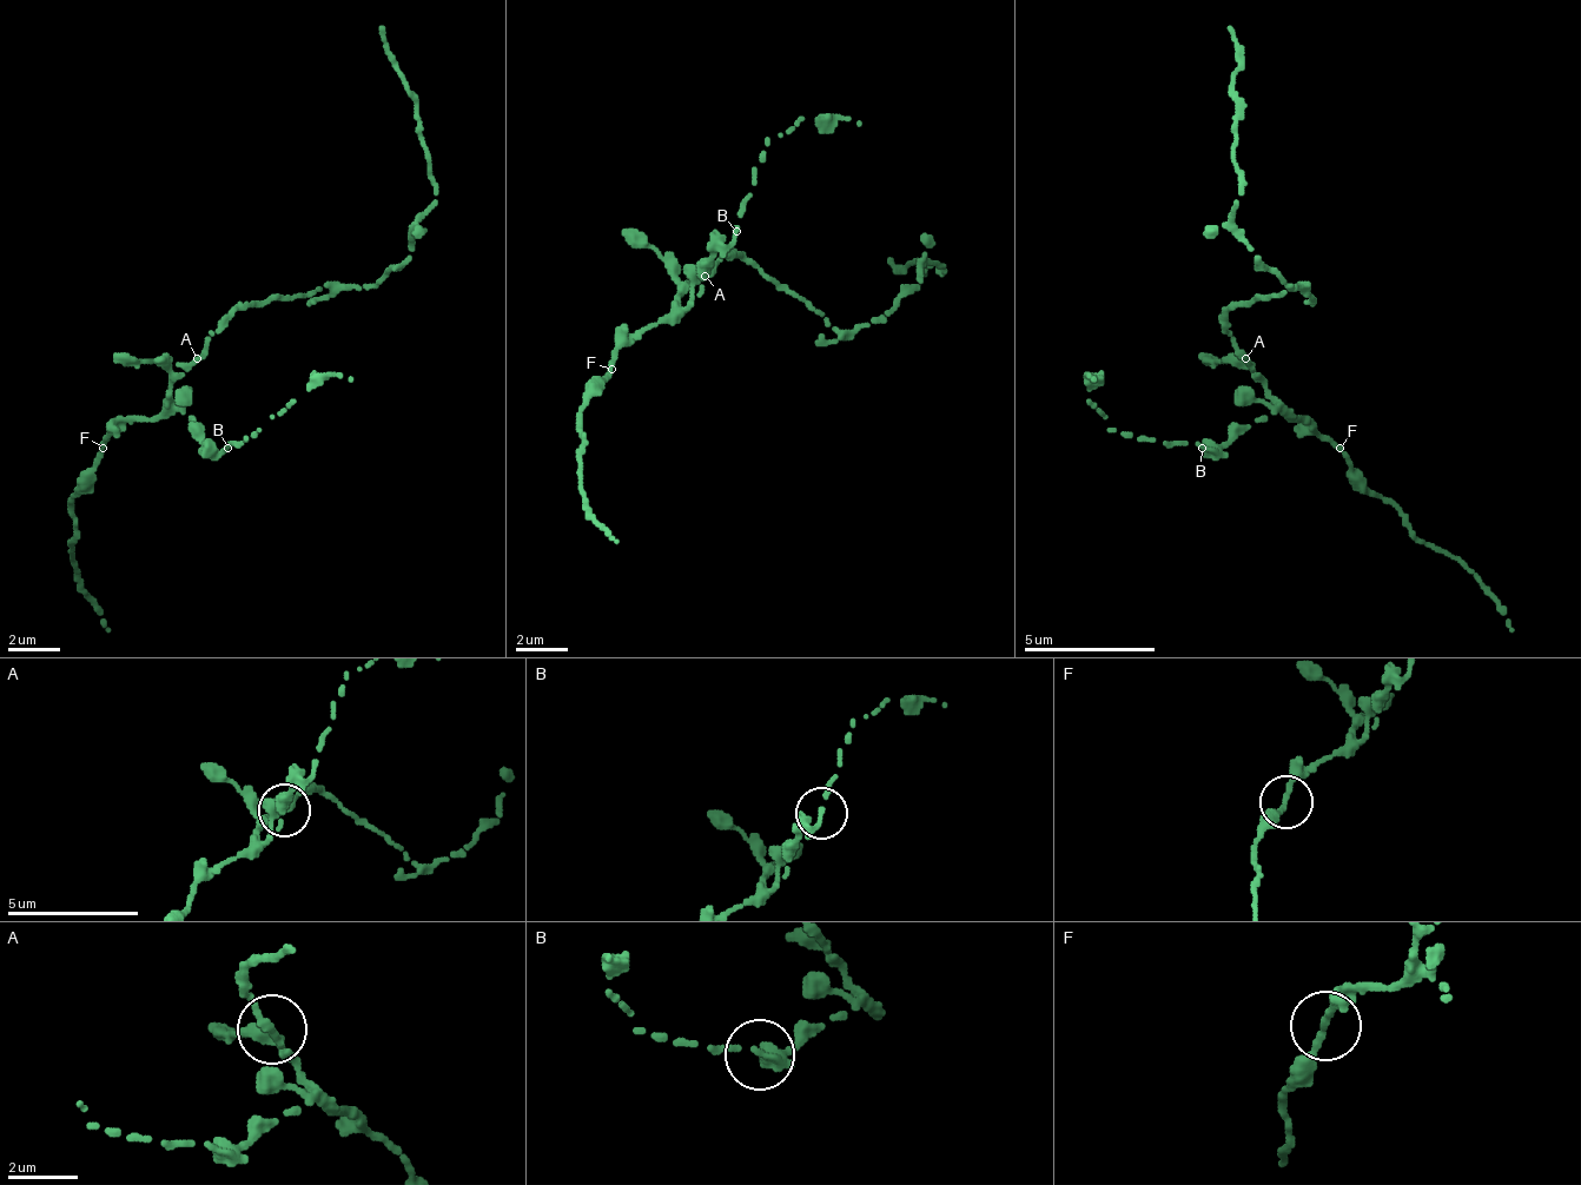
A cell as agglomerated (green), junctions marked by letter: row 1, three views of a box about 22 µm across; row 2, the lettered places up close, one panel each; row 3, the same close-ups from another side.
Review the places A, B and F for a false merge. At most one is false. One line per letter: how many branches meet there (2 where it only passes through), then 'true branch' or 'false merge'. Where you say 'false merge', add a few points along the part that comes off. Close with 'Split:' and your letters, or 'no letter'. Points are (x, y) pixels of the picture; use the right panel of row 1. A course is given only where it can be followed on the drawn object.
A: 2 branches meet; true branch
B: 2 branches meet; true branch
F: 2 branches meet; true branch
Split: no letter

